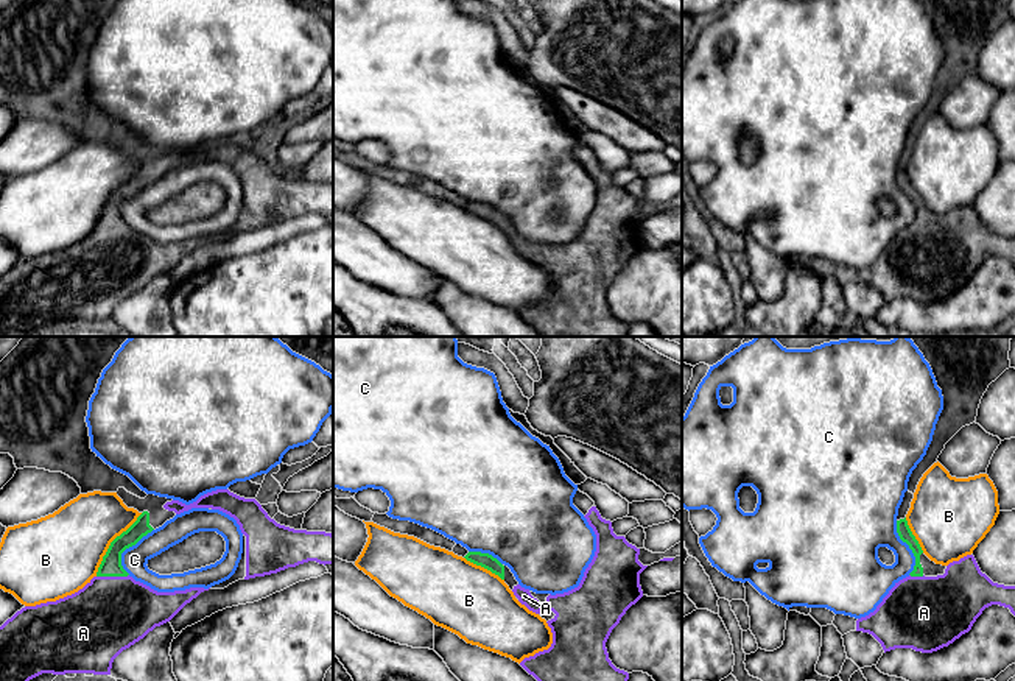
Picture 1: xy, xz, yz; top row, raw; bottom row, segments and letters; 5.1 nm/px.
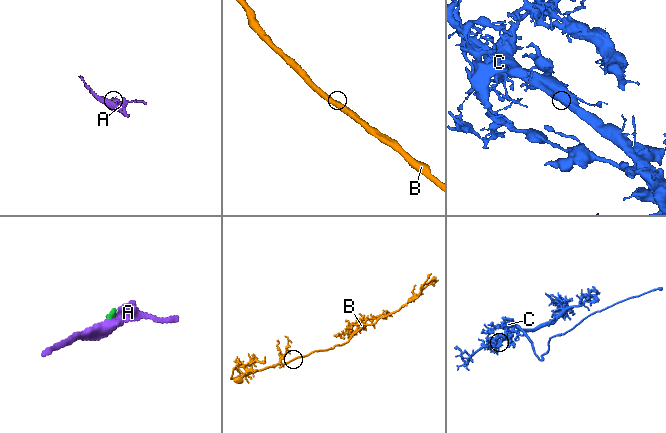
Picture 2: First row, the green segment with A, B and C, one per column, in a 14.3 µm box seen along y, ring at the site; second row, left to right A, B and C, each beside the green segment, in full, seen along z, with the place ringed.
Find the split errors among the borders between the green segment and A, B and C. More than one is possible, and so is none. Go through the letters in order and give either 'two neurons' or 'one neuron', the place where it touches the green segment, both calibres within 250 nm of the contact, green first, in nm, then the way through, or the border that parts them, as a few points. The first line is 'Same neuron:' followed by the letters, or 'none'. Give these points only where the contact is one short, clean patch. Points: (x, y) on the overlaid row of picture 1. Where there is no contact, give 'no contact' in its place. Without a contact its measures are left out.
Same neuron: A
A: one neuron; contact xy (112, 575); calibres 110 and 400 nm
B: two neurons; contact xy (111, 544); calibres 110 and 400 nm
C: two neurons; contact yz (909, 547); calibres 70 and 280 nm; border yz (895, 521), (899, 536), (914, 557), (914, 569), (909, 574)

